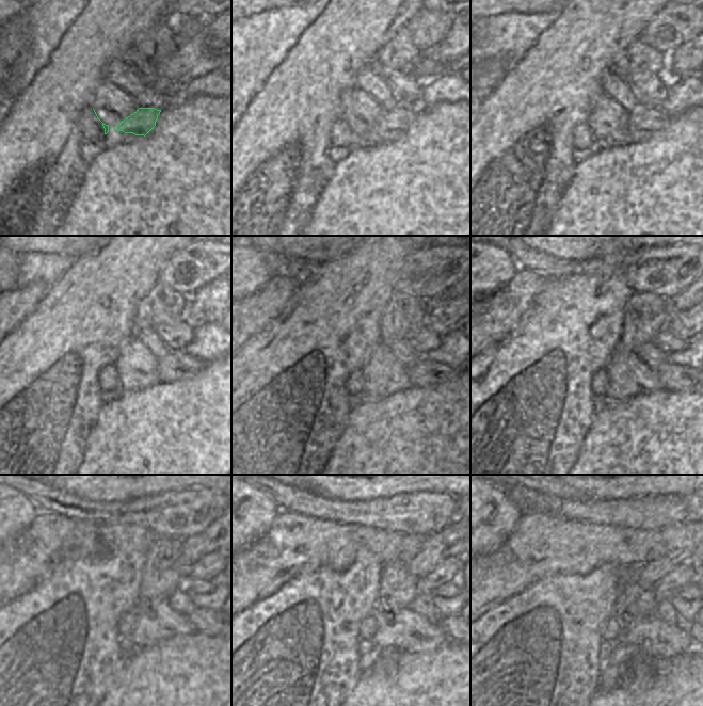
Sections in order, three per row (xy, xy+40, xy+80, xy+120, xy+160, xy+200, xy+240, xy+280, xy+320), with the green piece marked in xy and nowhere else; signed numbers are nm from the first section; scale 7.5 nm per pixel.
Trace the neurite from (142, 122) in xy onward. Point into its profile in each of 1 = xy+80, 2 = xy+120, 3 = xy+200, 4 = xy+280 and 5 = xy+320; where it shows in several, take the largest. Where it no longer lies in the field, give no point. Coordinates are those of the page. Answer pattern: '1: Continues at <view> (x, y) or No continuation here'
1: Continues at xy+80 (644, 122)
2: Continues at xy+120 (175, 365)
3: Continues at xy+200 (673, 378)
4: Continues at xy+280 (448, 624)
5: Continues at xy+320 (687, 626)

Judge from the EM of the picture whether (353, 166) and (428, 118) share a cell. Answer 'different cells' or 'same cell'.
same cell

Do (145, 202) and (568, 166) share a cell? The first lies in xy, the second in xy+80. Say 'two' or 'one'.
two

